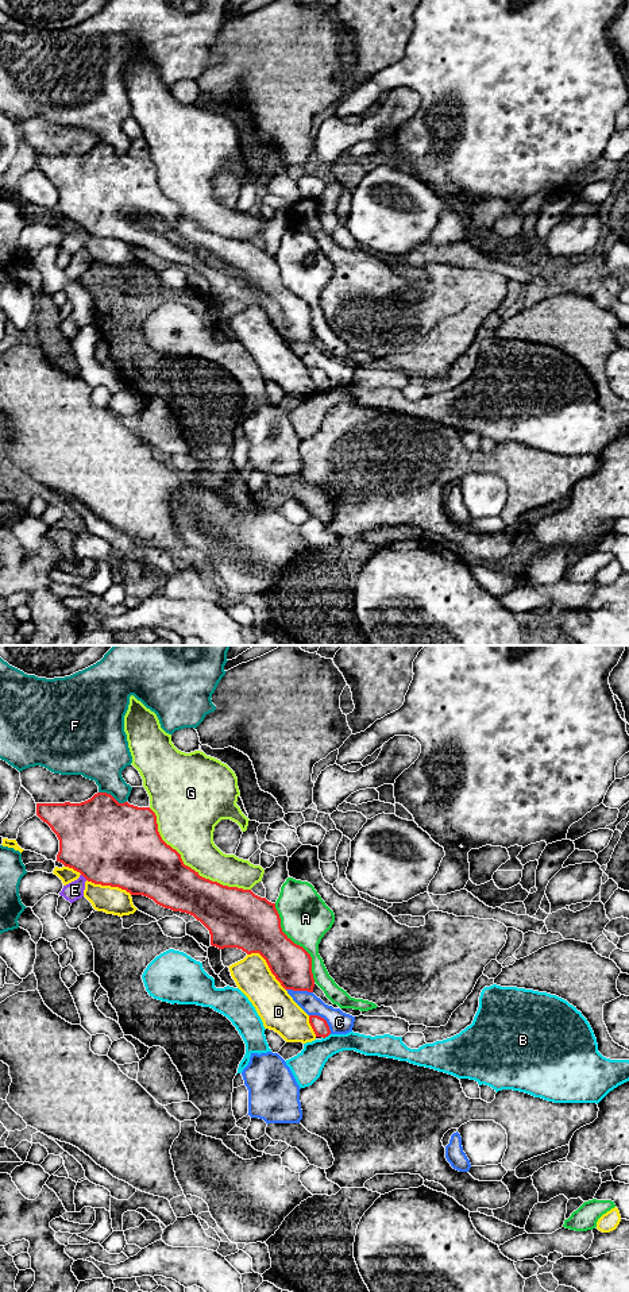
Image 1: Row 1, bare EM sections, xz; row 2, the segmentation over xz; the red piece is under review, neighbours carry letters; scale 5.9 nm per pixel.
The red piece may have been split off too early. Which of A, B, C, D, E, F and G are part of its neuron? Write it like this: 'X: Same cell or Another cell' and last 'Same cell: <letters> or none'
A: Another cell
B: Another cell
C: Another cell
D: Another cell
E: Another cell
F: Another cell
G: Another cell
Same cell: none

